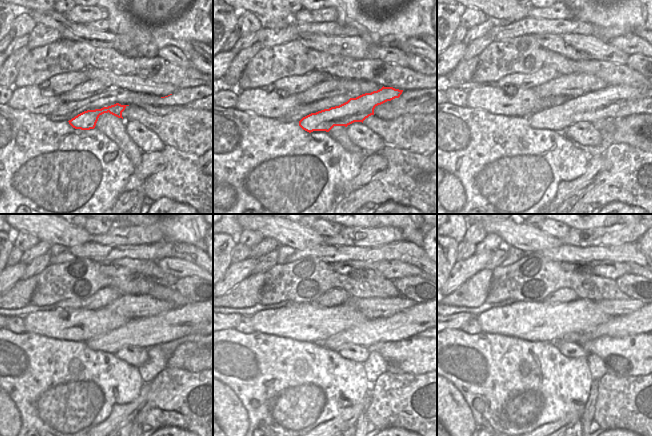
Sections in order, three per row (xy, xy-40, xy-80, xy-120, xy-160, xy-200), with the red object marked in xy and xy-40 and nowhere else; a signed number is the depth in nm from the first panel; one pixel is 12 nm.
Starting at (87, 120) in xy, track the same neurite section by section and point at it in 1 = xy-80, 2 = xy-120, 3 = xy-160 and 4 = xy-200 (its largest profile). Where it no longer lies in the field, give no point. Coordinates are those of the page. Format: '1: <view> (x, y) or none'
1: xy-80 (595, 106)
2: xy-120 (179, 322)
3: xy-160 (416, 319)
4: xy-200 (640, 322)

